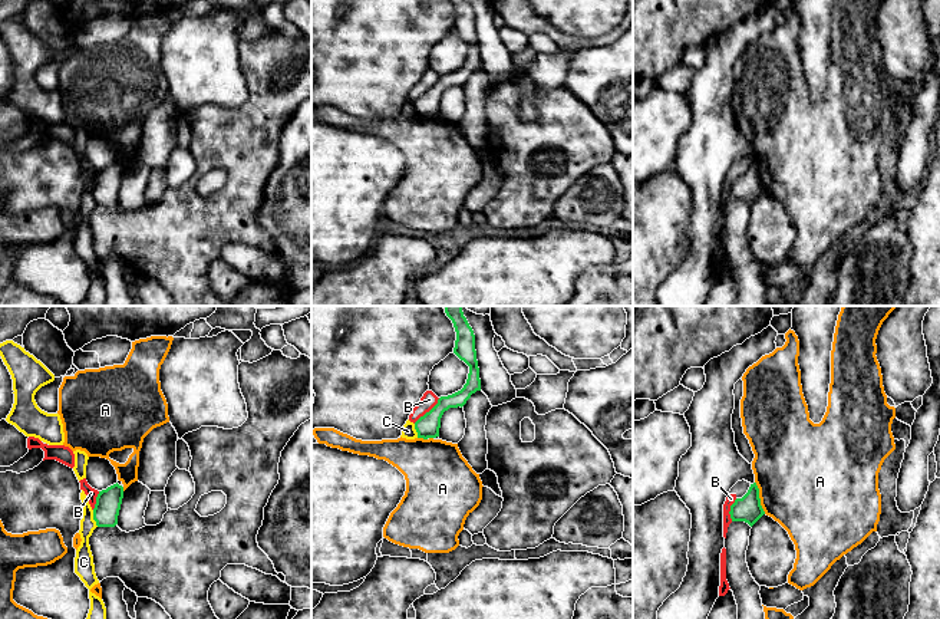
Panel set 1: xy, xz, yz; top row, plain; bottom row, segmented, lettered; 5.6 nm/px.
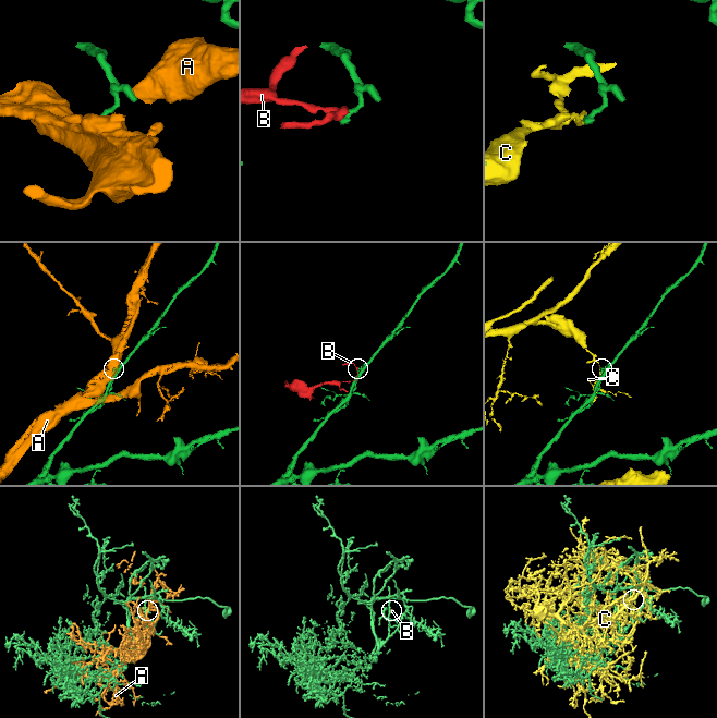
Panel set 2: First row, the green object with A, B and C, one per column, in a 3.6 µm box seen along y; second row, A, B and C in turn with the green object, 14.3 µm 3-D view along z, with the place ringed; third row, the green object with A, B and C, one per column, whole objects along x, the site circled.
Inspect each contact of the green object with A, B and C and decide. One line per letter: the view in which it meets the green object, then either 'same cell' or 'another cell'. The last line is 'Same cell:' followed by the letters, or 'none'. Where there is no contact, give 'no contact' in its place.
A: yz | another cell
B: xz | another cell
C: xy | another cell
Same cell: none

